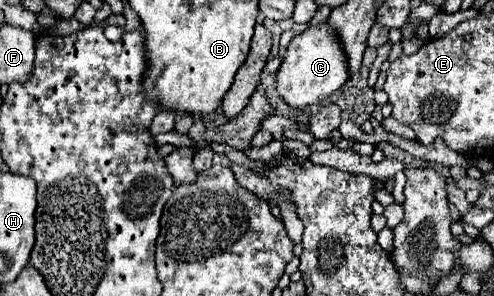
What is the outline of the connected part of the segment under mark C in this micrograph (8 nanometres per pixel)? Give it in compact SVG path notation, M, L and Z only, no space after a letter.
M318 25L318 27L308 27L304 33L296 35L290 41L282 65L276 73L276 91L288 107L302 109L328 99L346 81L348 73L346 73L346 61L342 61L342 49L334 45L330 29L326 29L326 25Z

